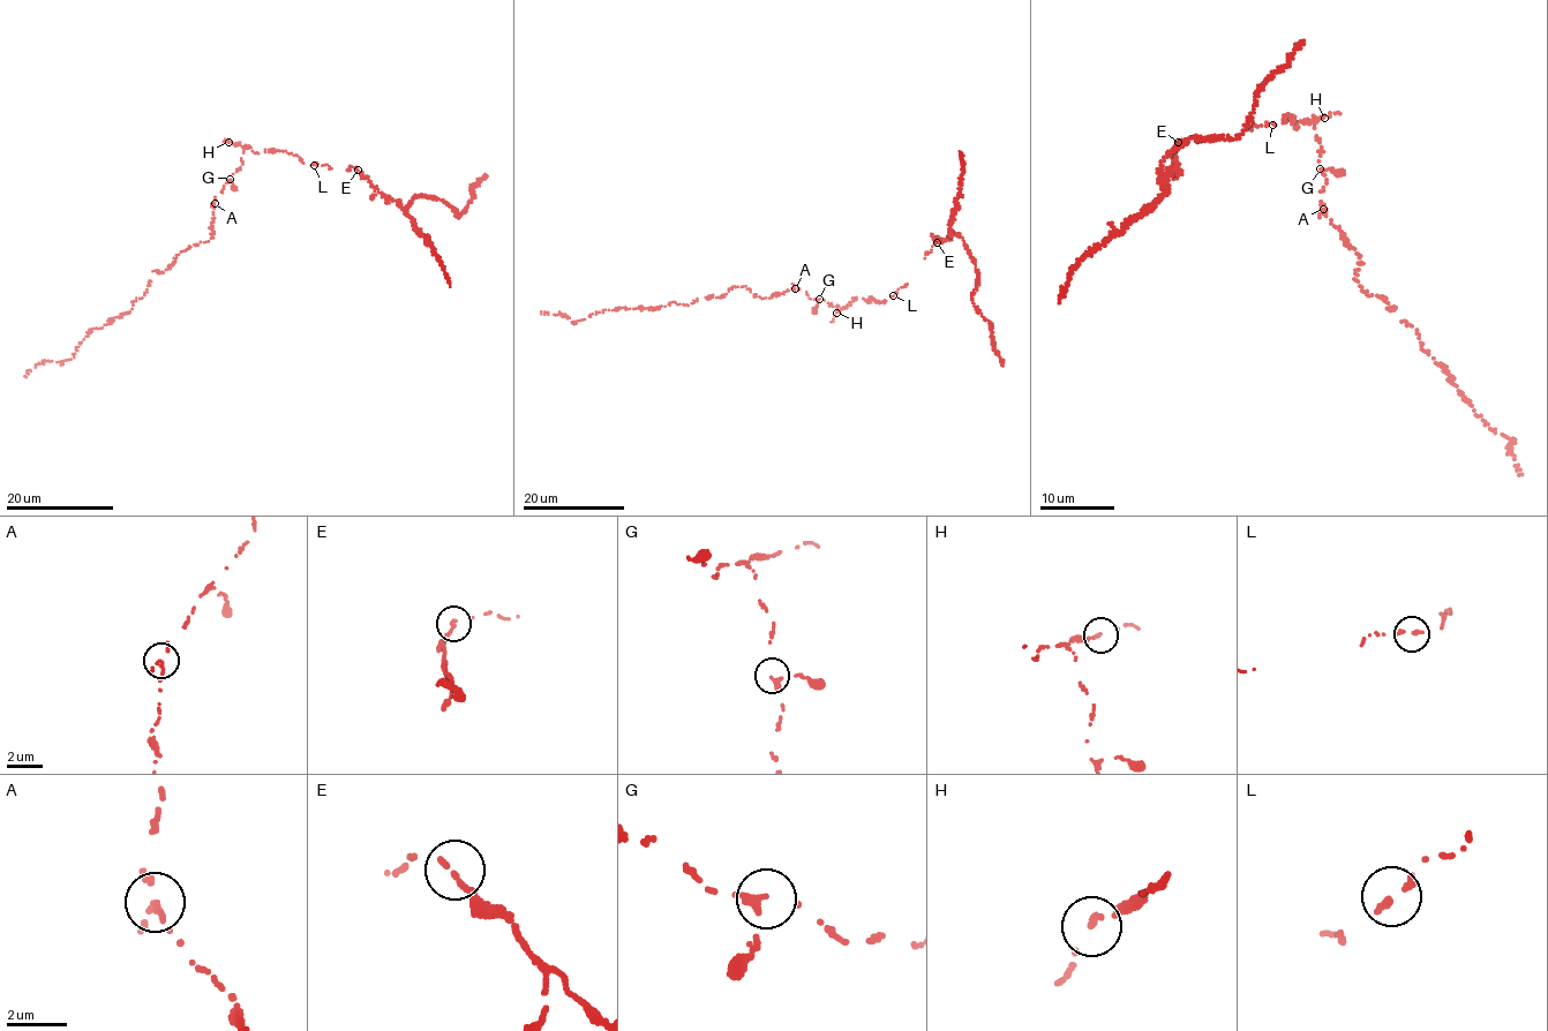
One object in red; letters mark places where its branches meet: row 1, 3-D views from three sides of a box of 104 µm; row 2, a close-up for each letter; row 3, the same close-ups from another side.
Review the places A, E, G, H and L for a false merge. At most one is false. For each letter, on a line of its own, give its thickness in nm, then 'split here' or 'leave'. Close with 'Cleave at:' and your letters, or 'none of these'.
A: 280 nm thick; split here
E: 260 nm thick; leave
G: 280 nm thick; leave
H: 220 nm thick; leave
L: 280 nm thick; leave
Cleave at: A

